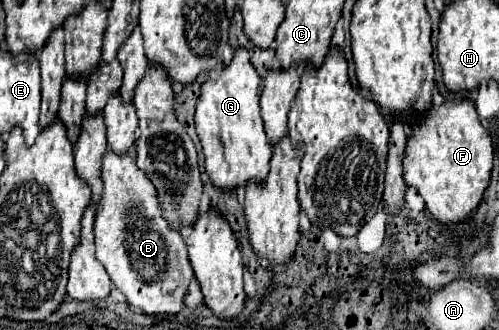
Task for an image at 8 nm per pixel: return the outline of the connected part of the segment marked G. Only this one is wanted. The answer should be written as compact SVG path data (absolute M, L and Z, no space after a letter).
M237 47L235 57L199 89L201 95L197 101L195 127L205 153L205 169L213 185L221 189L231 191L239 185L245 185L247 179L263 179L269 173L271 145L259 115L261 89L261 75L255 67L251 67L245 47Z

